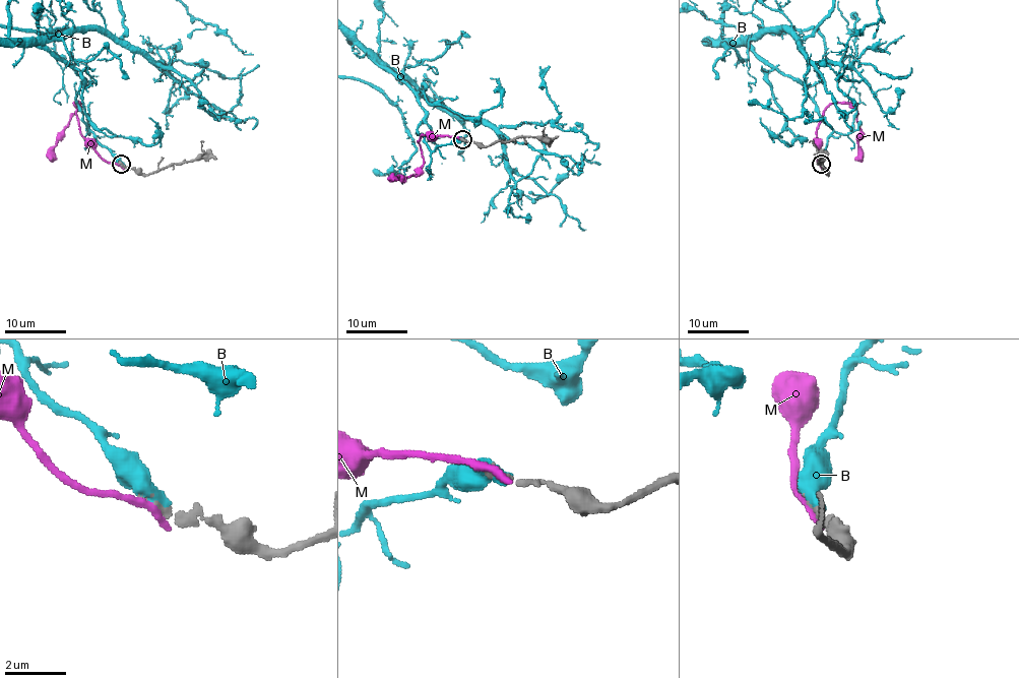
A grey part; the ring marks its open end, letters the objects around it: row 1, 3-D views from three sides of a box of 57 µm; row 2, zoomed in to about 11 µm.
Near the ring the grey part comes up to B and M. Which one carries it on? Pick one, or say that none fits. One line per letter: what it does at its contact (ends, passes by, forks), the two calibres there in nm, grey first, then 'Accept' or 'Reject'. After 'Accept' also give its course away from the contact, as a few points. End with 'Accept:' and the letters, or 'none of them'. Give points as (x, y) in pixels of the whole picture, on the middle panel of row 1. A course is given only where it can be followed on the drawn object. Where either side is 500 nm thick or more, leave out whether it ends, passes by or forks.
B: Thickness 320 nm (grey) against 600 nm. Accept
M: It ends there. Thickness 320 nm (grey) against 340 nm. Reject
Accept: B

